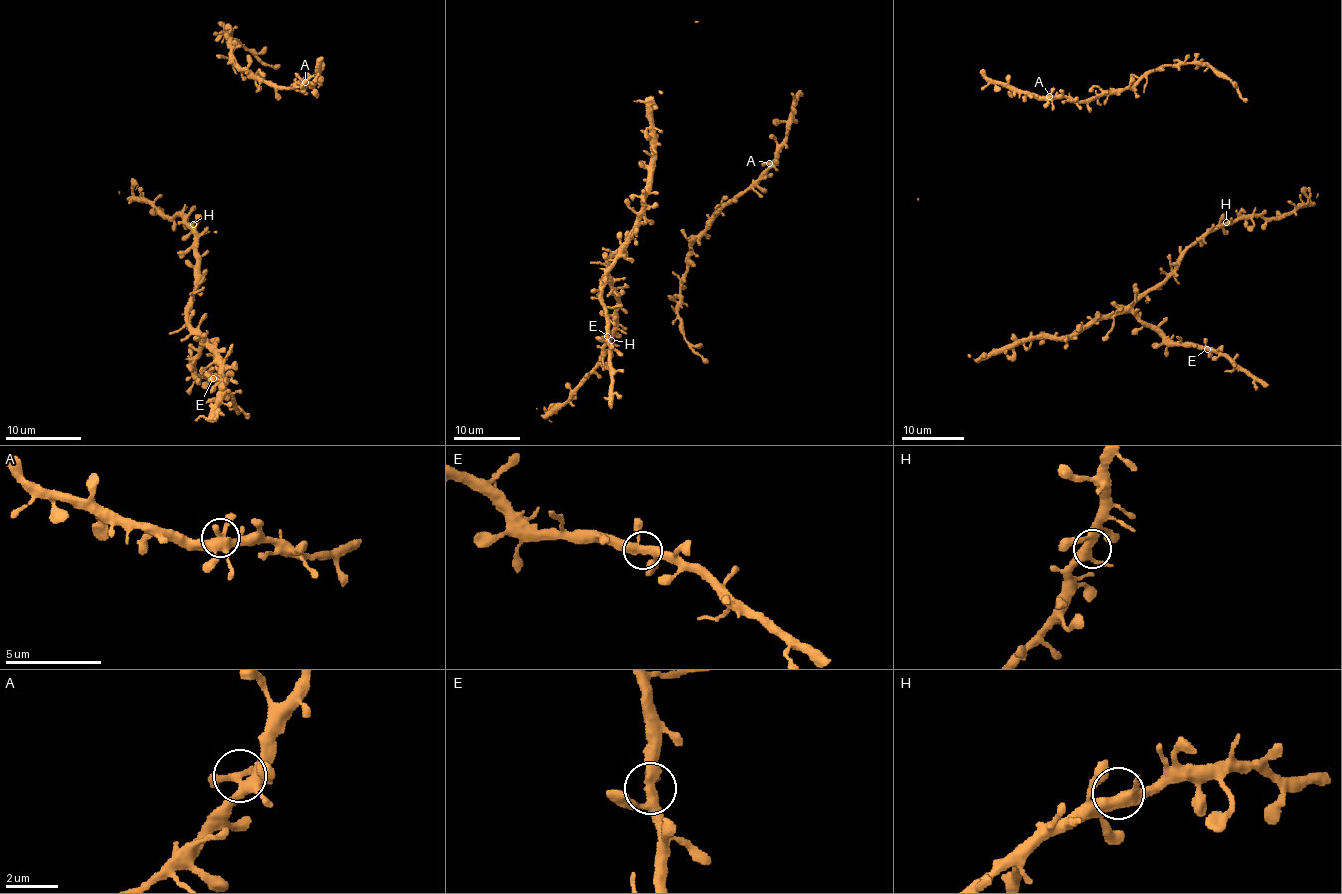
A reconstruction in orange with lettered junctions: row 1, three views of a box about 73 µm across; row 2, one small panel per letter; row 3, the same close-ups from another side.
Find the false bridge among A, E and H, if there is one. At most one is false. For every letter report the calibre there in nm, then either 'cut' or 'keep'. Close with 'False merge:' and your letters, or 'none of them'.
A: 360 nm | keep
E: 360 nm | keep
H: 380 nm | keep
False merge: none of them

